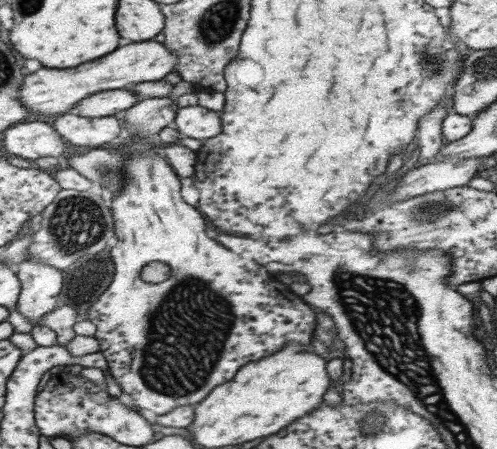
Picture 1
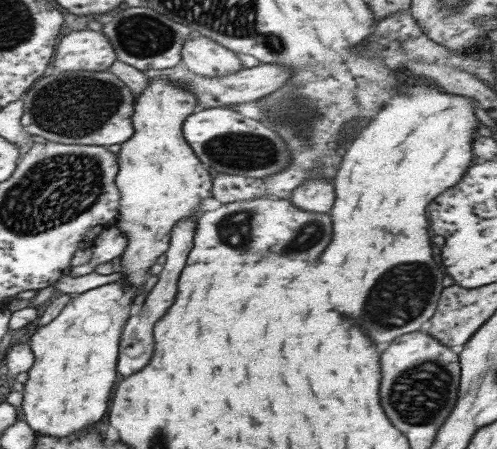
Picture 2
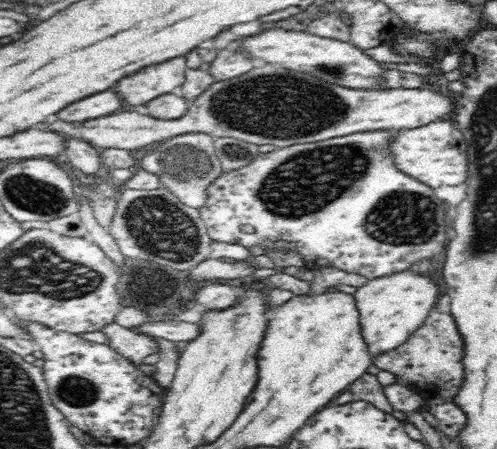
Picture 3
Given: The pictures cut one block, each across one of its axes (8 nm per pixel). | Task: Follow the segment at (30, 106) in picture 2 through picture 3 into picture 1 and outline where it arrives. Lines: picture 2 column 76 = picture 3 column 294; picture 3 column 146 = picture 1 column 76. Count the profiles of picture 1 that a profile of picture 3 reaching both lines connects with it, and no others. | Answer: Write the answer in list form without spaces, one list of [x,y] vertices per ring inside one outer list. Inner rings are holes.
[[[65,112],[55,118],[53,128],[61,136],[61,140],[67,140],[71,146],[93,150],[115,140],[121,124],[113,116],[83,118],[83,116],[73,116]]]

